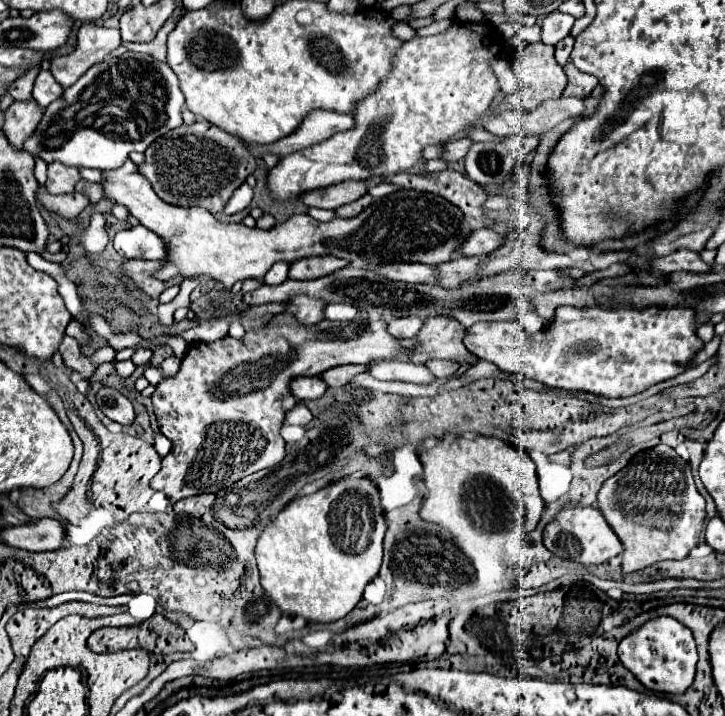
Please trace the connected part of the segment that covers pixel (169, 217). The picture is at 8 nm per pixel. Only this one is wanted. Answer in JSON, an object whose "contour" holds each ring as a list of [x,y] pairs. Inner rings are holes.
{"contour":[[[131,160],[117,170],[103,172],[101,184],[105,188],[105,196],[113,196],[115,202],[123,204],[129,214],[165,242],[167,256],[163,258],[163,266],[155,272],[157,280],[171,280],[175,276],[207,276],[223,282],[225,288],[231,288],[237,280],[263,278],[279,260],[295,262],[323,254],[345,258],[351,264],[357,264],[359,258],[359,264],[367,268],[375,268],[381,262],[401,260],[437,266],[441,262],[449,262],[463,238],[471,234],[471,228],[457,206],[451,206],[451,202],[437,194],[419,190],[393,192],[375,200],[367,210],[349,220],[335,218],[331,222],[317,222],[309,214],[295,214],[271,230],[259,230],[243,224],[223,224],[203,208],[179,208],[163,202],[153,192],[151,182],[139,174],[137,164]]]}

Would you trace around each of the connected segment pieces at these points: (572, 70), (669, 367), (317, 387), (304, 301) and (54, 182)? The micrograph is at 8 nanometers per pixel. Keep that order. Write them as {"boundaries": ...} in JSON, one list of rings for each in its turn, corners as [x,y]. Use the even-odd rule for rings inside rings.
{"boundaries":[[[[573,62],[565,64],[565,74],[567,74],[567,86],[563,90],[563,96],[575,96],[575,98],[585,98],[591,94],[591,90],[595,88],[597,80],[585,72],[581,72],[579,68],[573,66]]],[[[559,306],[553,318],[537,334],[525,334],[521,322],[479,322],[467,328],[463,344],[477,358],[493,362],[499,370],[543,382],[551,388],[585,390],[605,398],[625,398],[647,390],[649,386],[679,376],[685,366],[703,350],[703,340],[697,336],[697,310],[687,306],[647,306],[647,308],[575,308]]],[[[311,376],[311,378],[295,378],[289,384],[289,390],[293,392],[297,402],[307,402],[307,400],[321,398],[323,392],[327,390],[327,386],[319,376]]],[[[307,296],[293,298],[287,304],[289,304],[287,312],[293,314],[293,316],[297,316],[297,320],[301,324],[305,324],[305,326],[323,320],[323,306],[327,306],[325,302],[319,302],[317,298],[307,298]]],[[[61,162],[49,164],[49,178],[45,182],[45,188],[51,194],[69,194],[75,188],[75,182],[79,180],[79,170],[73,166],[65,166]]]]}

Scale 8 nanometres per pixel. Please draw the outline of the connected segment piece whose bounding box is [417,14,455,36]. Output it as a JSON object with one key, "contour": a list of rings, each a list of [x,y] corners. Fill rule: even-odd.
{"contour":[[[453,14],[451,18],[445,18],[445,20],[435,20],[431,26],[419,28],[419,30],[417,30],[417,34],[419,34],[419,36],[429,36],[429,34],[439,34],[439,32],[445,32],[453,20],[455,20],[455,14]]]}

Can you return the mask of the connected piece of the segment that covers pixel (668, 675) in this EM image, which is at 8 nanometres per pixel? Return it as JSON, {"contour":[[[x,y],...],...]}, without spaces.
{"contour":[[[655,618],[645,626],[635,630],[631,636],[625,636],[619,644],[619,658],[623,666],[647,688],[663,694],[683,694],[695,678],[697,668],[697,646],[691,630],[687,630],[675,618]]]}

